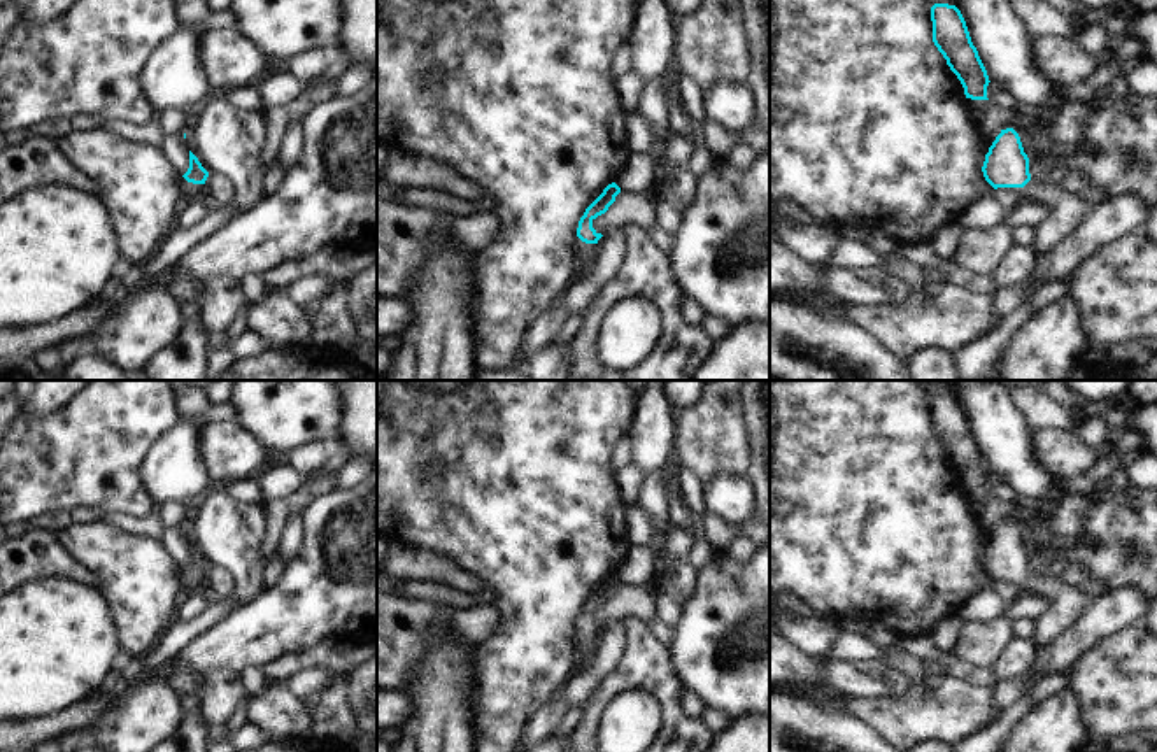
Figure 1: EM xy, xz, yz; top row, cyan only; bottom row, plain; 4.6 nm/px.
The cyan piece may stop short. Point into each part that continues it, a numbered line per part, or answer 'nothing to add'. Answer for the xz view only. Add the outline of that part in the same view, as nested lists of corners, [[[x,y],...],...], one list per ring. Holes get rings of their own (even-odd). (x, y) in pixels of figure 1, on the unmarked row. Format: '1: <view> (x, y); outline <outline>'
1: xz (586, 647); outline [[[582,635],[578,638],[577,652],[578,652],[578,656],[580,656],[582,661],[577,666],[577,673],[587,670],[587,666],[589,666],[593,656],[594,656],[596,647],[598,647],[598,638],[596,636],[586,636],[586,635]]]

